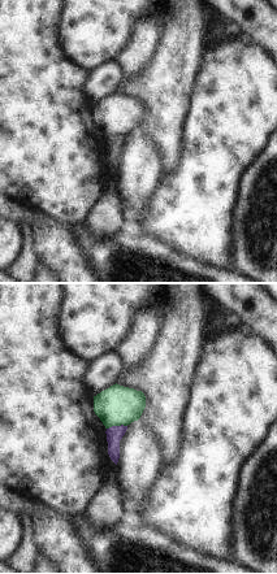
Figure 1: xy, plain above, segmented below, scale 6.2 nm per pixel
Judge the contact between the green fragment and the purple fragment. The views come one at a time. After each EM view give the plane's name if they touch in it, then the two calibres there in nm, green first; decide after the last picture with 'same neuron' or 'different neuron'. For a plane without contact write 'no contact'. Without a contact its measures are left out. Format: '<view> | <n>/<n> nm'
xy | 240/100 nm

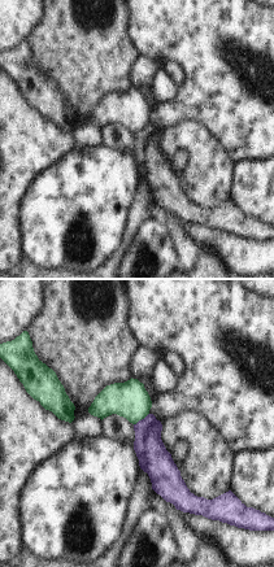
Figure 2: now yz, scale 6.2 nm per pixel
yz | 220/190 nm

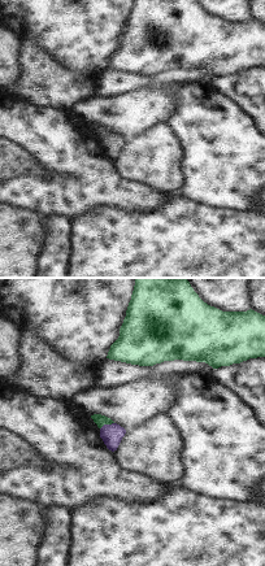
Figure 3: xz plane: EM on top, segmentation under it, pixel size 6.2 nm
xz | 70/130 nm

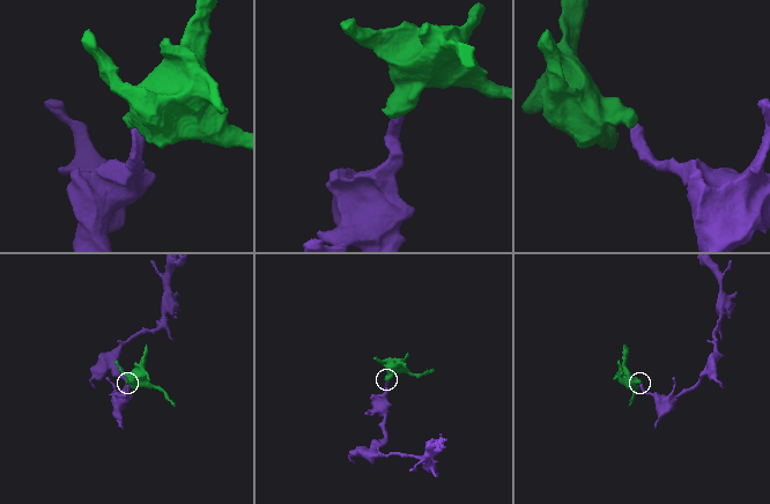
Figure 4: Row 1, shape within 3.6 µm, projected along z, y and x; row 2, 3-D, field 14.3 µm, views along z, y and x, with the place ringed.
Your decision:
different neuron

